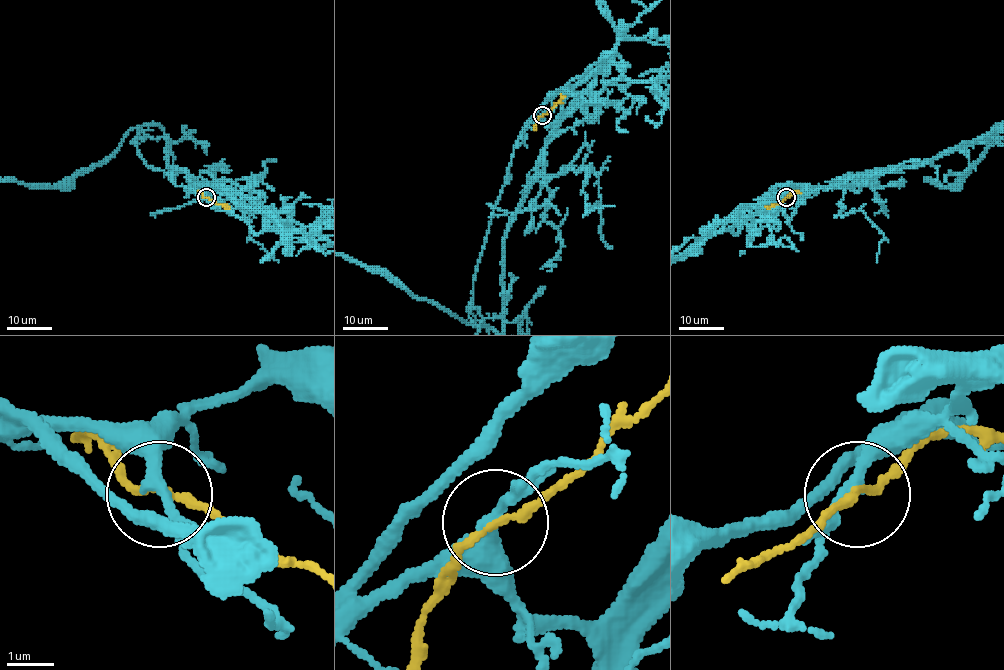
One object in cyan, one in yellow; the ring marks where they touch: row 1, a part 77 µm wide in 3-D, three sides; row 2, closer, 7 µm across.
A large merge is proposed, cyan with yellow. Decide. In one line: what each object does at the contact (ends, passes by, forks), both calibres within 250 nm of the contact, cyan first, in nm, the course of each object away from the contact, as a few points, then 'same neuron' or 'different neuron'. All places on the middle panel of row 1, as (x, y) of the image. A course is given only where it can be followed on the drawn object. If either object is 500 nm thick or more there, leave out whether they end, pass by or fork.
cyan forks | yellow passes by | 200/160 nm | cyan via (542, 114), (514, 149), (478, 260), (477, 325) | yellow via (542, 114), (559, 101), (560, 94) | same neuron

